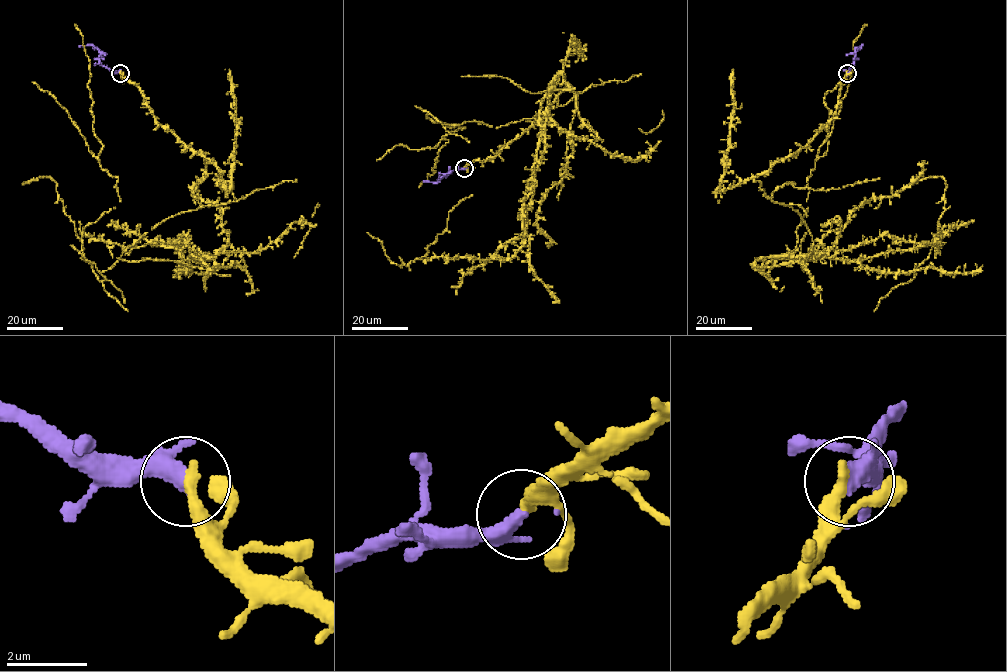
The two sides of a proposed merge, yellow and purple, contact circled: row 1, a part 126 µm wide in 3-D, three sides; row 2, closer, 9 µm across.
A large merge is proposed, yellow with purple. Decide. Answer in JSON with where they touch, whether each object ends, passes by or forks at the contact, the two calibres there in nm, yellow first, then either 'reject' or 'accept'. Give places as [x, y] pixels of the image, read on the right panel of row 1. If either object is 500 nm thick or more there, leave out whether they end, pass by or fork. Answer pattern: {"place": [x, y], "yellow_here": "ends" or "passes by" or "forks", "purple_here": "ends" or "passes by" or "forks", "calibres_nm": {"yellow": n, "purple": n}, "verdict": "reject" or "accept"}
{"place": [847, 73], "yellow_here": "ends", "purple_here": "forks", "calibres_nm": {"yellow": 360, "purple": 260}, "verdict": "accept"}

